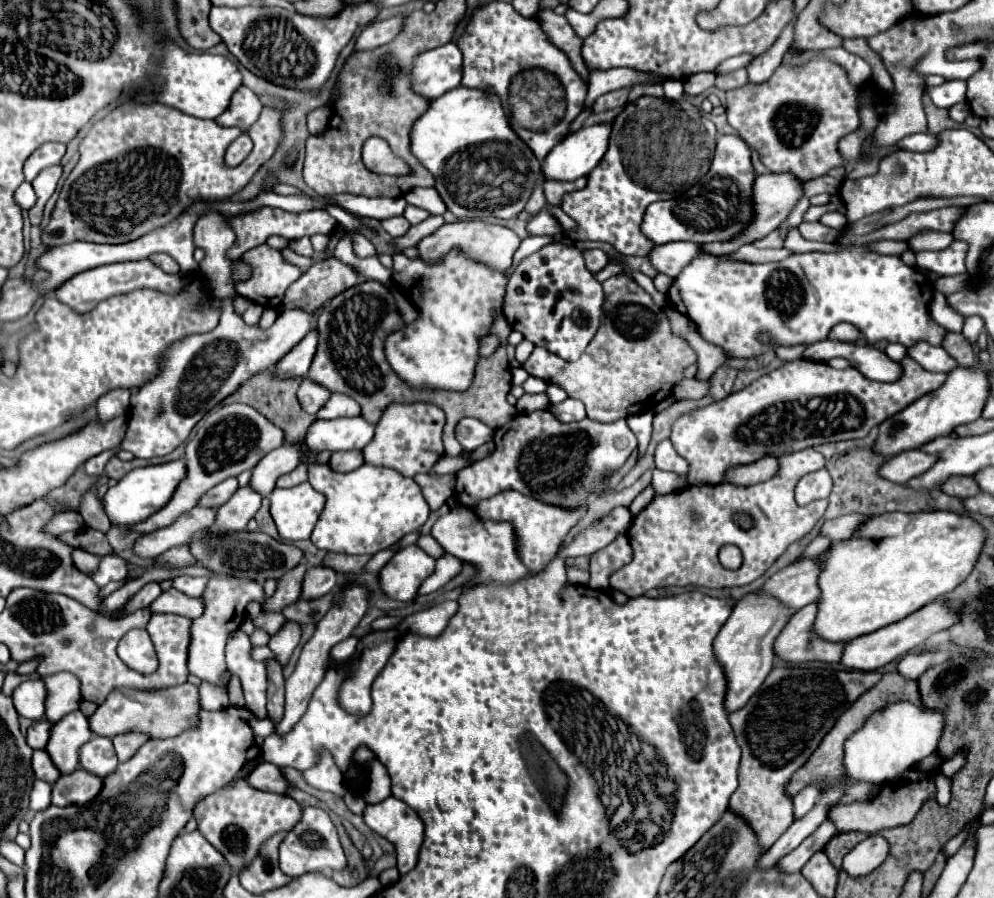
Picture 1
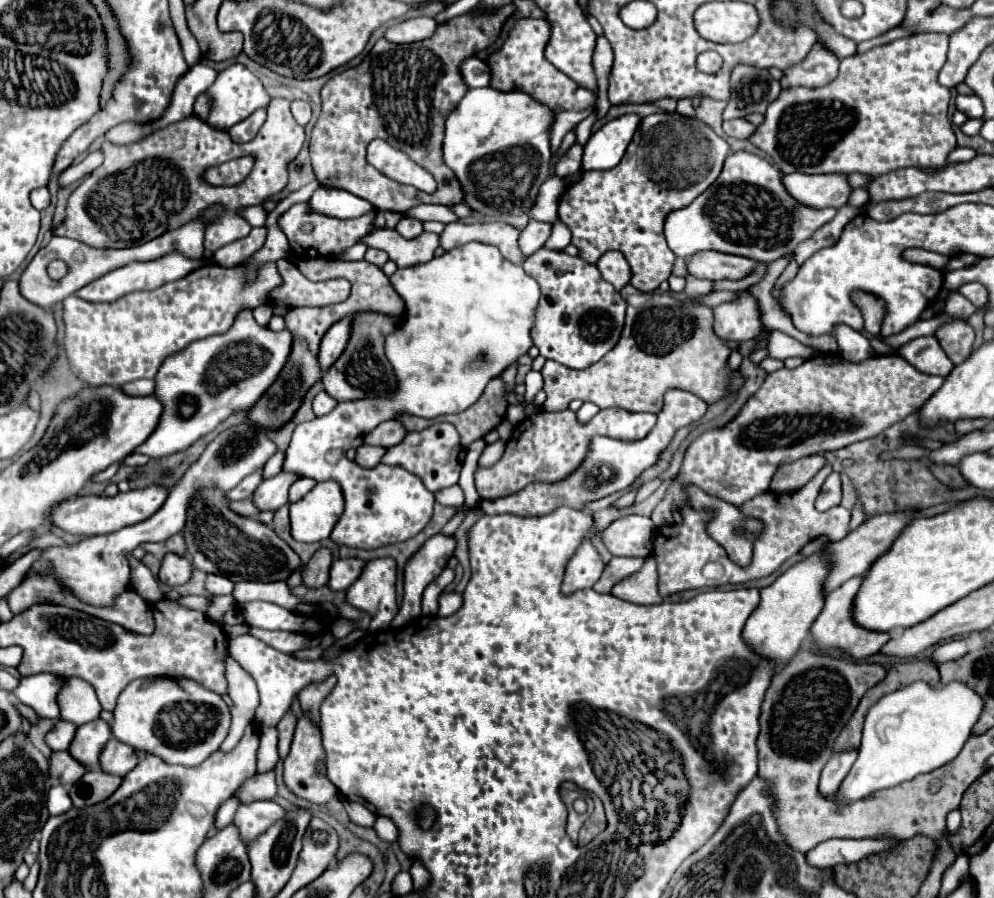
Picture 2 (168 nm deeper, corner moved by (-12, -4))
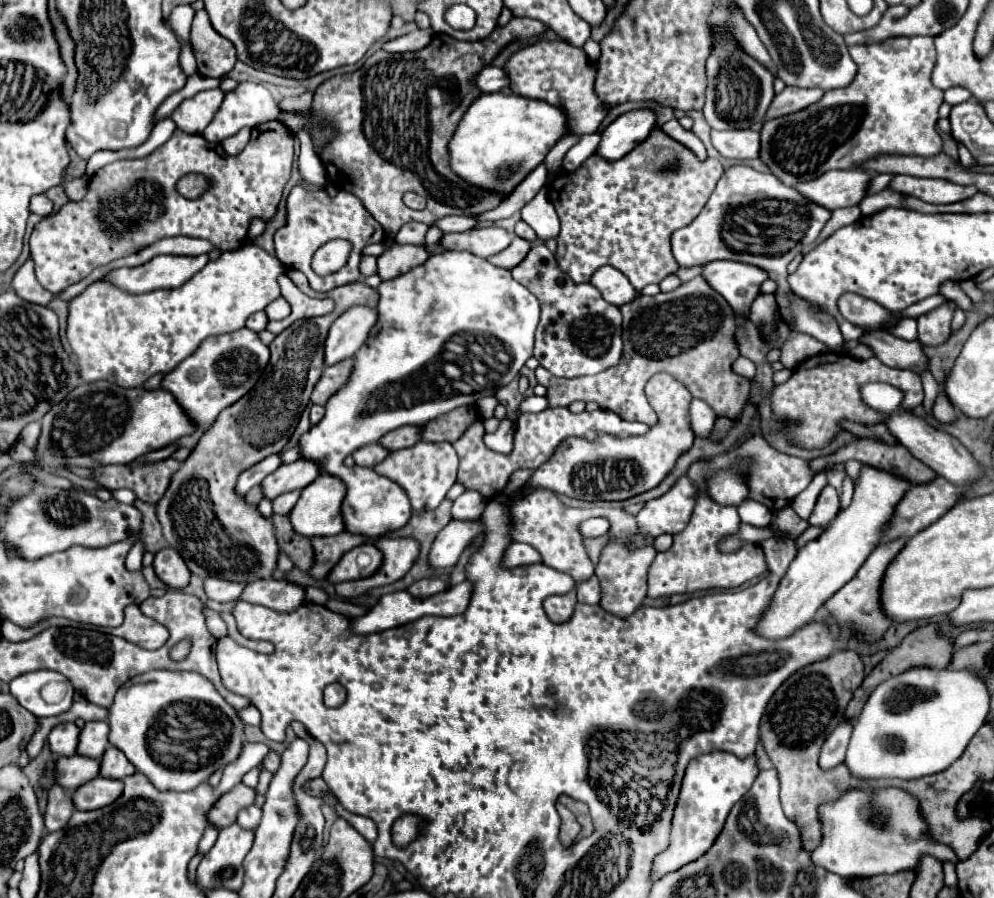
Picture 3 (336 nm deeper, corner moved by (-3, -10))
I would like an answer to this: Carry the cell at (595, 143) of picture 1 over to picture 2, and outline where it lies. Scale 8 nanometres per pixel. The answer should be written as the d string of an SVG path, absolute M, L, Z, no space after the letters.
M624 115L618 119L608 121L602 129L590 135L588 143L584 145L582 155L582 169L612 169L620 163L634 131L640 125L638 115Z

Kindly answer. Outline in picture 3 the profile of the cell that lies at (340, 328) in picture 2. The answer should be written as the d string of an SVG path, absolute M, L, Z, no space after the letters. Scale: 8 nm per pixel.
M355 305L335 319L325 341L325 365L335 365L351 357L367 339L371 327L377 323L377 309Z

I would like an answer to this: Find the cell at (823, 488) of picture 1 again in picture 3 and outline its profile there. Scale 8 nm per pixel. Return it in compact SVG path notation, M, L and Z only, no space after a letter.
M827 485L823 489L823 493L819 495L819 499L817 499L817 505L815 505L815 509L813 509L811 517L809 517L809 525L827 527L839 511L841 511L839 495L831 485Z

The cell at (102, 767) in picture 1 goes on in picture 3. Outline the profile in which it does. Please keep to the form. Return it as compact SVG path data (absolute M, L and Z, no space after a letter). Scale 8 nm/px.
M109 745L103 755L103 761L101 761L101 777L125 779L133 773L137 773L137 769L125 759L125 753L115 749L113 745Z

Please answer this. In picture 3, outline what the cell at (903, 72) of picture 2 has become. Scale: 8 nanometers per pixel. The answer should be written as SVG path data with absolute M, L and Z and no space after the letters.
M889 37L883 43L851 45L849 53L859 67L851 85L825 93L819 103L813 103L799 113L767 121L761 129L761 161L775 177L791 187L803 181L811 181L831 169L857 169L861 161L881 153L931 157L941 151L941 137L937 135L935 125L939 119L937 109L943 103L943 91L931 83L931 73L937 61L933 39Z

